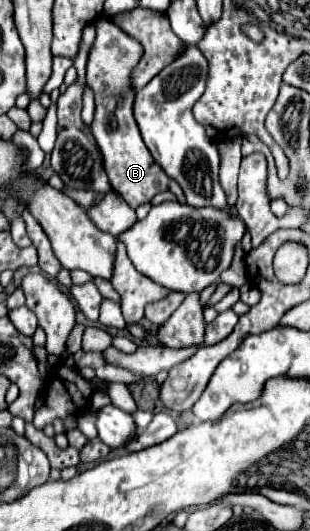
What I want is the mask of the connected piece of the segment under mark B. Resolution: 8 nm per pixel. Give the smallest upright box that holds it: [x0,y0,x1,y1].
[87,17,185,209]

